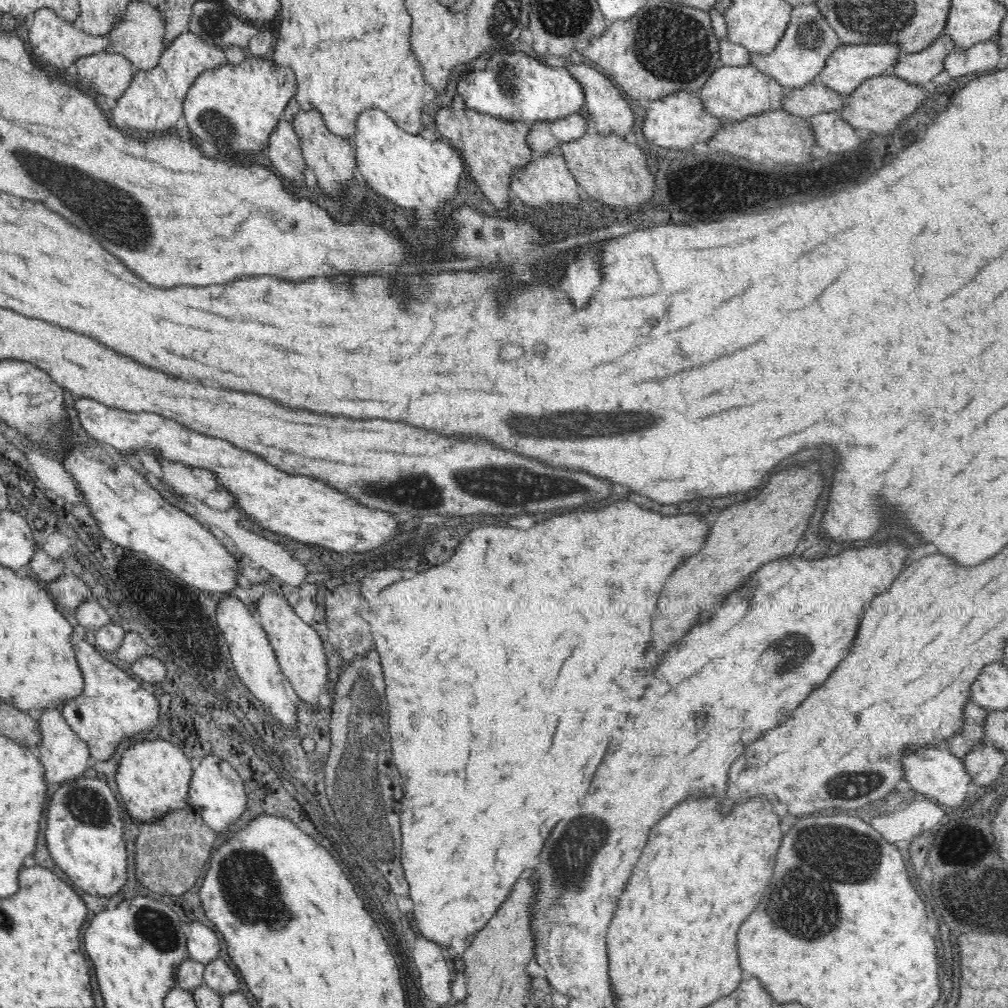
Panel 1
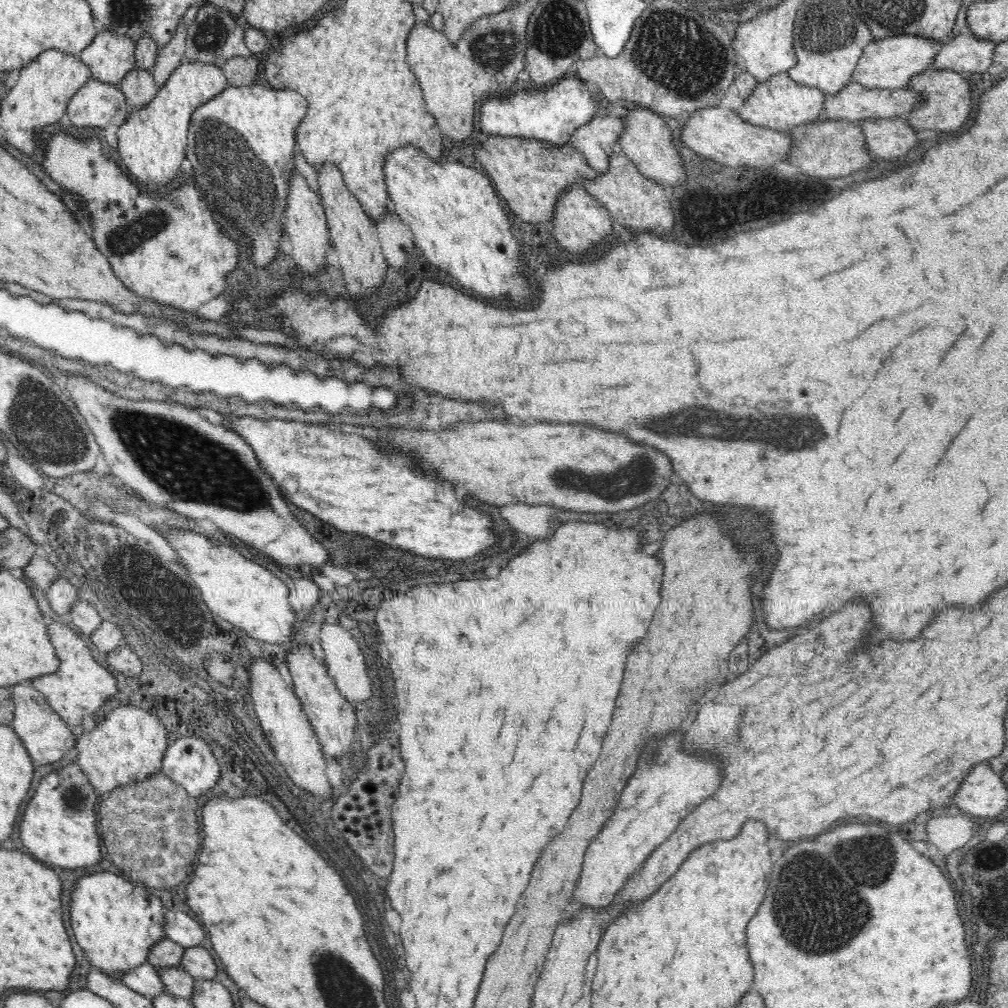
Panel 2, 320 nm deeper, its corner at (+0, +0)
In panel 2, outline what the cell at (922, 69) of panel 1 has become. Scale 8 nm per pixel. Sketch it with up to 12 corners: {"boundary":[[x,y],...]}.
{"boundary":[[975,36],[942,44],[933,68],[987,72],[997,43]]}

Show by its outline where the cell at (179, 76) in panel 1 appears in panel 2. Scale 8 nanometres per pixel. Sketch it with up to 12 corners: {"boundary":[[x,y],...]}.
{"boundary":[[183,62],[119,126],[117,161],[165,193],[187,158],[192,113],[228,86]]}

